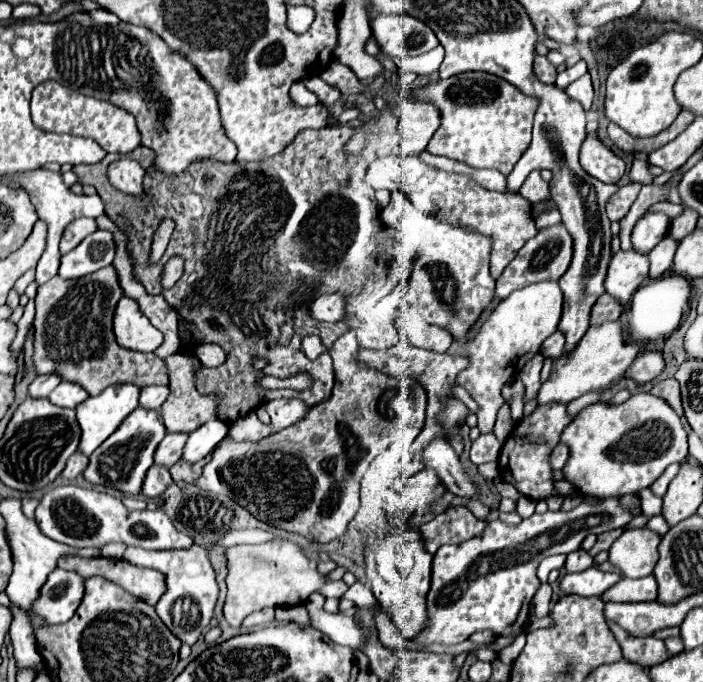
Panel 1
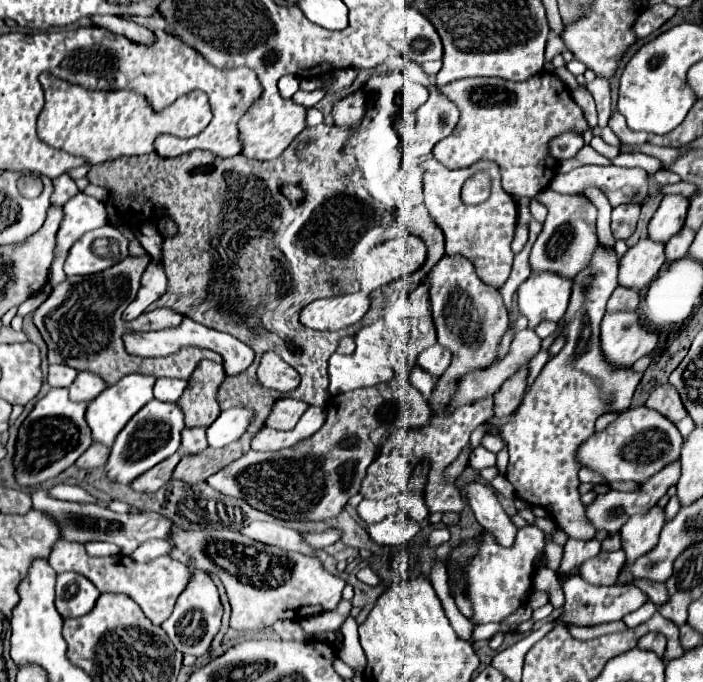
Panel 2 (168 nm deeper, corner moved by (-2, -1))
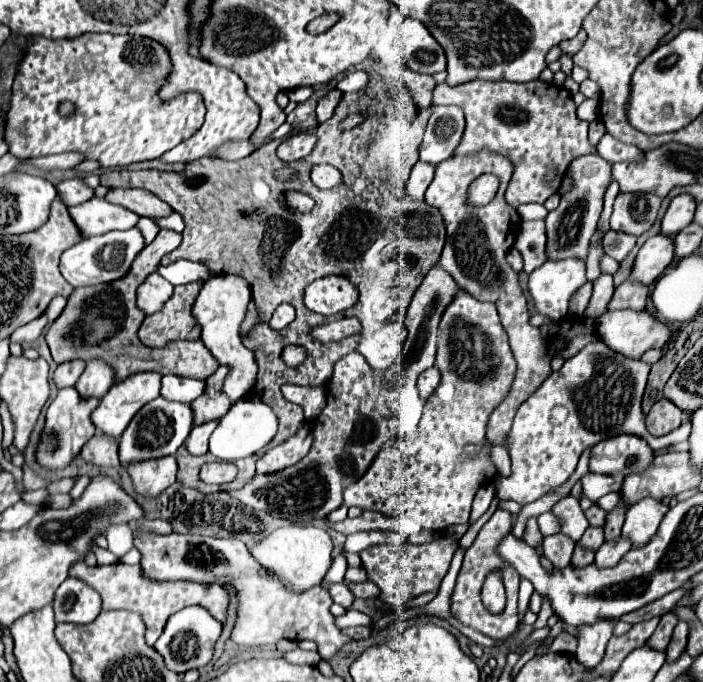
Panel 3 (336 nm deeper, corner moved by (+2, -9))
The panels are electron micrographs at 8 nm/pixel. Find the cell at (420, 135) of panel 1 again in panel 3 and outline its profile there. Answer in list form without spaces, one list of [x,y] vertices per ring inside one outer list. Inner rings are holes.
[[[436,104],[430,106],[430,110],[432,110],[432,114],[428,118],[424,140],[420,144],[420,160],[430,162],[430,164],[438,164],[438,162],[450,158],[454,148],[458,146],[462,132],[464,132],[464,112],[458,106],[436,106]]]

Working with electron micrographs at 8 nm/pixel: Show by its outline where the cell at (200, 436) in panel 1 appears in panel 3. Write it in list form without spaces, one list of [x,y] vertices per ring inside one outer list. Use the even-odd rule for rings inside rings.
[[[248,398],[232,404],[228,414],[218,422],[216,430],[210,436],[210,452],[222,462],[234,462],[238,458],[262,450],[274,438],[276,430],[278,430],[278,420],[270,410],[270,406],[260,402],[258,398]]]

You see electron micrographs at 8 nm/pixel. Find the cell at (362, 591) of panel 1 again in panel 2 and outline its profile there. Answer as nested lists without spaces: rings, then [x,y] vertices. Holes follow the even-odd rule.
[[[342,600],[334,610],[305,618],[300,622],[300,626],[308,635],[313,636],[327,631],[334,632],[340,628],[340,624],[344,624],[350,610],[352,610],[352,604],[348,600]]]

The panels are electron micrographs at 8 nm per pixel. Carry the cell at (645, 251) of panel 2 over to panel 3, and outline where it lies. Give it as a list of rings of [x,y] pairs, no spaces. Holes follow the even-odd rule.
[[[652,236],[640,248],[630,278],[640,280],[640,284],[650,286],[656,278],[666,270],[666,266],[674,260],[674,238],[668,236]]]

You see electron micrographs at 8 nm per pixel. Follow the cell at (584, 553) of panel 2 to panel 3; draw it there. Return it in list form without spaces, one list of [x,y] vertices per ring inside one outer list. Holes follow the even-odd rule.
[[[590,526],[590,528],[584,532],[584,536],[576,542],[576,546],[586,548],[586,550],[592,550],[592,552],[596,552],[602,544],[604,544],[604,530],[602,530],[602,528],[592,528],[592,526]]]

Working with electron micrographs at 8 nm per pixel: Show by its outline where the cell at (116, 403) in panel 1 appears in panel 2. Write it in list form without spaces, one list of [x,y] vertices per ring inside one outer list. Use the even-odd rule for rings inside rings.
[[[128,374],[124,376],[118,384],[114,386],[108,386],[94,402],[88,404],[88,414],[86,414],[86,420],[88,420],[88,426],[92,430],[92,438],[94,442],[100,442],[100,444],[114,444],[118,432],[128,424],[128,420],[144,406],[148,404],[154,394],[152,394],[152,388],[154,388],[154,382],[156,382],[156,376],[152,374]]]

